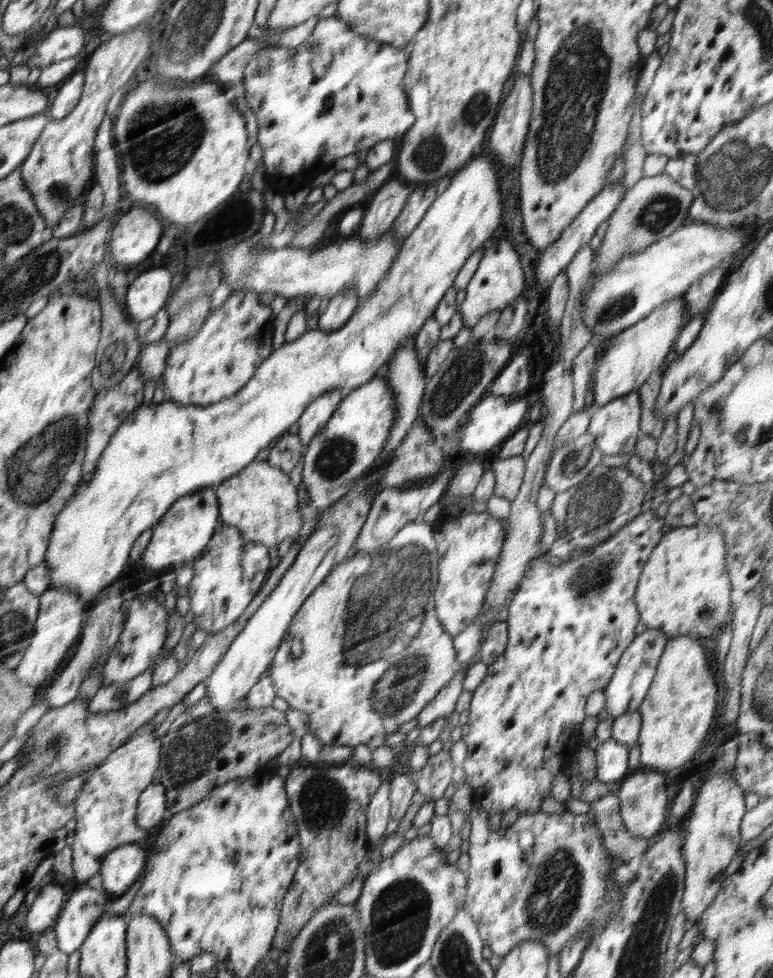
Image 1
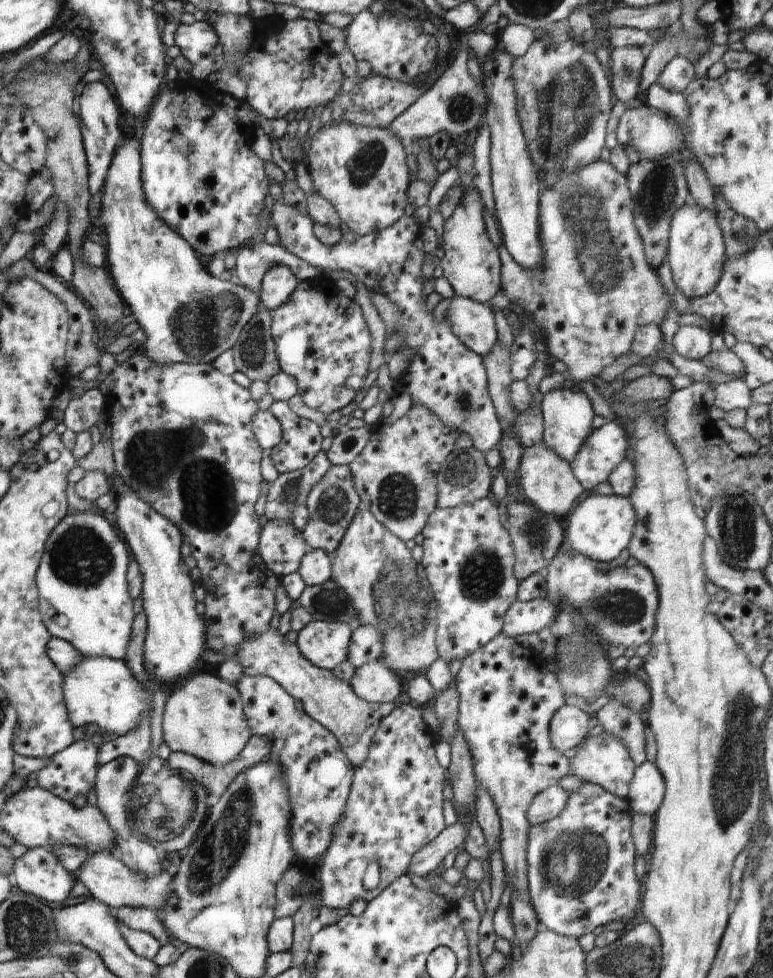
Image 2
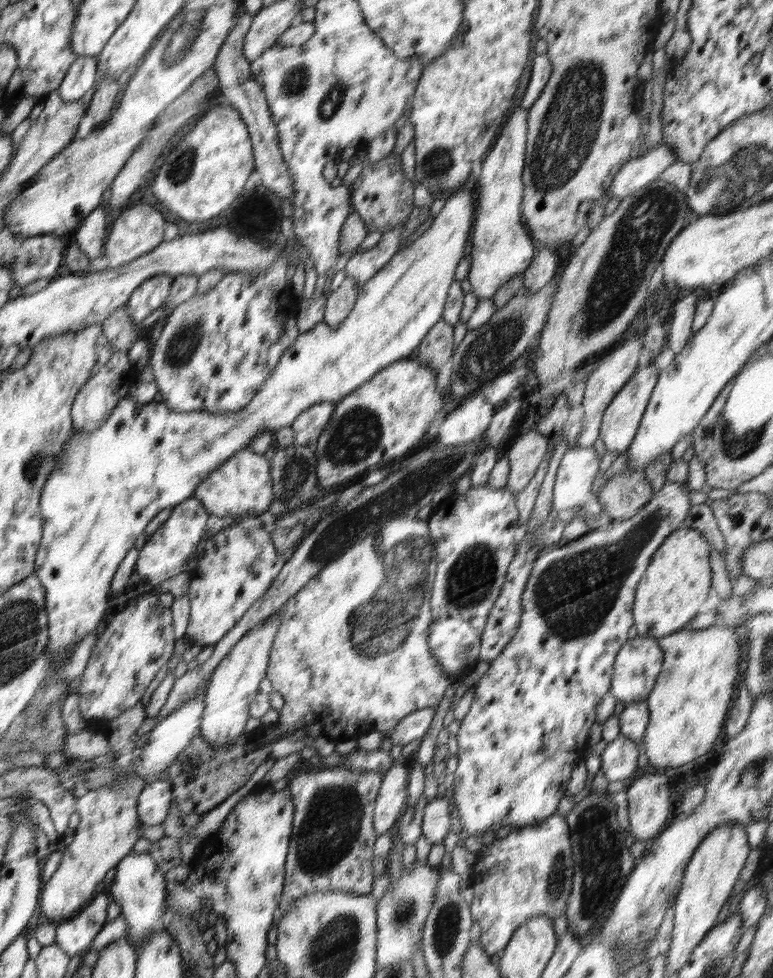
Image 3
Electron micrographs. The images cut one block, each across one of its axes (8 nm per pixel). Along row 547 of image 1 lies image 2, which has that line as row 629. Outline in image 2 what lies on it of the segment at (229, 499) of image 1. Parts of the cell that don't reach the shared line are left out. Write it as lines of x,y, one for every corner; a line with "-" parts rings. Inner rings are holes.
269,628
268,632
260,634
258,638
256,638
256,636
254,636
254,638
248,638
242,646
238,646
238,652
236,652
235,657
237,661
241,663
244,675
270,677
272,680
278,682
293,699
296,698
296,700
300,700
303,705
303,711
308,714
312,720
316,720
316,722
322,724
326,730
330,730
332,734
336,735
336,740
338,740
340,748
344,750
348,762
350,762
354,768
358,768
358,766
364,764
364,760
368,758
370,743
372,742
374,733
380,726
381,720
396,708
395,701
378,704
369,703
366,702
366,700
358,698
358,696
354,694
354,690
352,690
352,686
350,686
349,682
342,682
342,680
338,680
338,678
332,674
332,671
322,670
314,666
314,664
310,664
310,662
300,654
296,643
290,644
290,642
284,638
284,635
280,634
278,629
273,632
272,628

